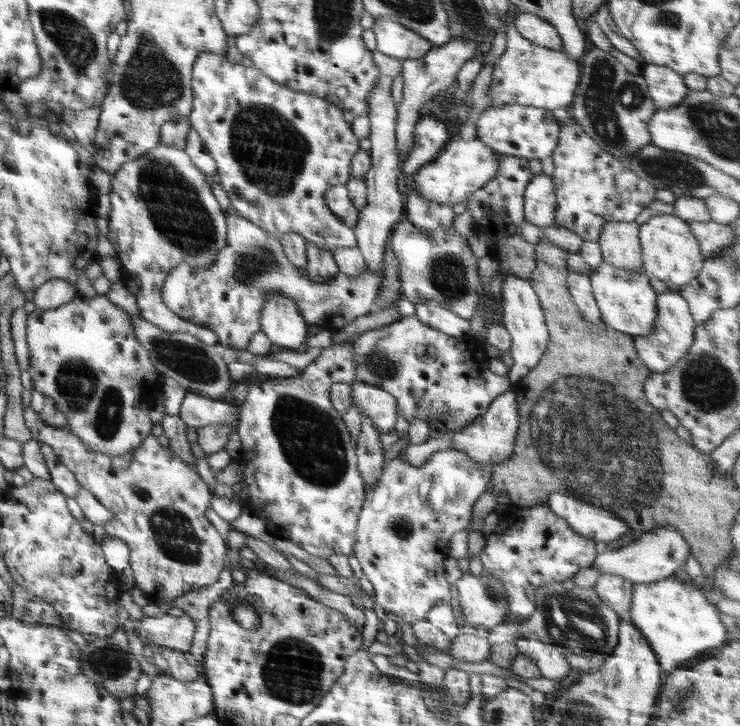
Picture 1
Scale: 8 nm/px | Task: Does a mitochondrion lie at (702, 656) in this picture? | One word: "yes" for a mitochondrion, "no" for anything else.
no

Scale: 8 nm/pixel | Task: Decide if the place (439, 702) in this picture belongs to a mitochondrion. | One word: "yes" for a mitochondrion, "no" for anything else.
no

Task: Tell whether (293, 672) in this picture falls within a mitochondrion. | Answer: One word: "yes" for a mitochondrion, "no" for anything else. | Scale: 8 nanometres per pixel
yes

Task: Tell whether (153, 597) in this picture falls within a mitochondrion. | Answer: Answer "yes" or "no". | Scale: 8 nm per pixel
no

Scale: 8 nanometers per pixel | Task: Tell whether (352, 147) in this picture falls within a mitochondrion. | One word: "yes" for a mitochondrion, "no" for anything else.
no

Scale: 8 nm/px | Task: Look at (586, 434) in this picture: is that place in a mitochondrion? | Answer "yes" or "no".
yes

